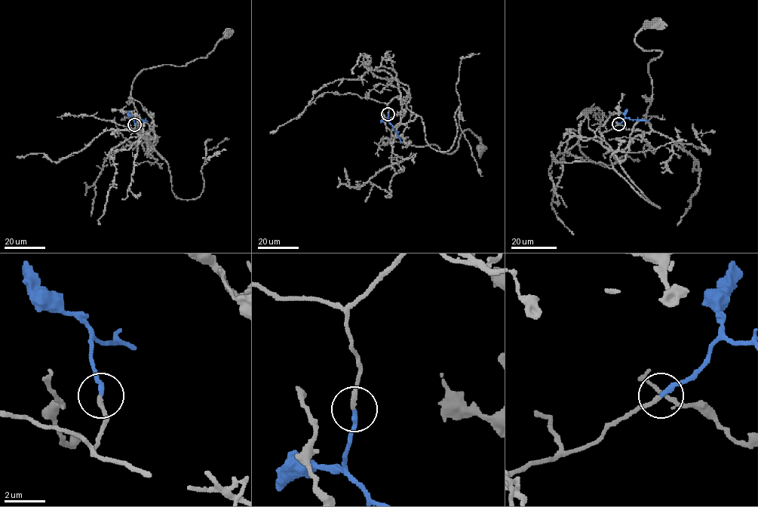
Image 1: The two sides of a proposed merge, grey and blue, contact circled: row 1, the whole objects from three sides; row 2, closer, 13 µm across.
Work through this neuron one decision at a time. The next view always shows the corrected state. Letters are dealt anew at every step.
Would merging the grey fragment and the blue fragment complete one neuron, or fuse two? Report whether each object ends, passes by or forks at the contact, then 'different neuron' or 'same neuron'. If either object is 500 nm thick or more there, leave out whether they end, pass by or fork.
grey ends | blue ends | same neuron

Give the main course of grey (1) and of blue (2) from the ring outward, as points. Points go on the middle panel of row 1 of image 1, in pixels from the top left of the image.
1: (388, 114), (388, 104), (401, 98), (400, 121), (384, 145), (434, 144), (451, 153), (469, 129), (481, 149)
2: (388, 114), (388, 121), (400, 142)

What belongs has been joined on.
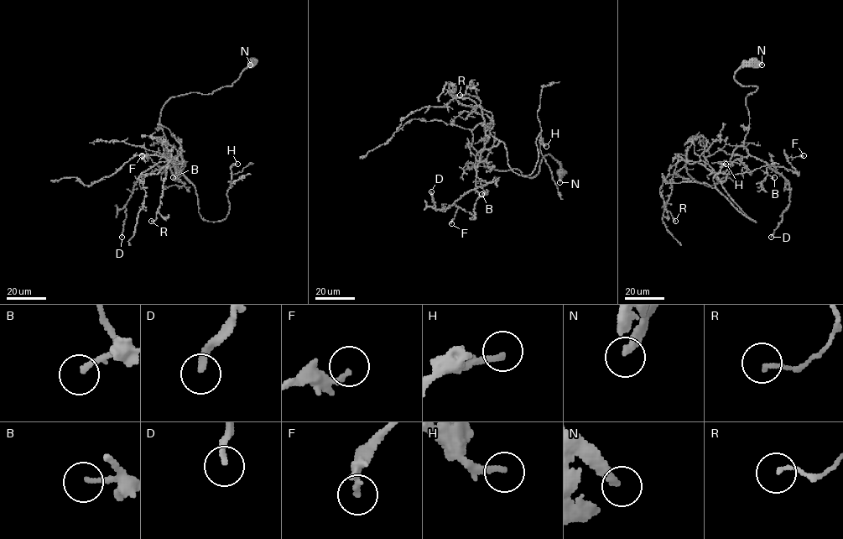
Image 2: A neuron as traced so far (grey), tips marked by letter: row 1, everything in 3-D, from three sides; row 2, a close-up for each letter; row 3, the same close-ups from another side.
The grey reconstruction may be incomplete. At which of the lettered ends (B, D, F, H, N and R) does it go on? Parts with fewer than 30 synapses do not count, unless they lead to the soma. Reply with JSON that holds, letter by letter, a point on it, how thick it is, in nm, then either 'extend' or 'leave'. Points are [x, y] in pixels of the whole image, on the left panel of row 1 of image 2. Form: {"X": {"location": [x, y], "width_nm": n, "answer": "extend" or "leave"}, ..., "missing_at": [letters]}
{"B": {"location": [173, 177], "width_nm": 170, "answer": "leave"}, "D": {"location": [122, 237], "width_nm": 200, "answer": "extend"}, "F": {"location": [142, 155], "width_nm": 130, "answer": "leave"}, "H": {"location": [237, 164], "width_nm": 240, "answer": "extend"}, "N": {"location": [250, 65], "width_nm": 280, "answer": "leave"}, "R": {"location": [151, 221], "width_nm": 130, "answer": "leave"}, "missing_at": ["D", "H"]}

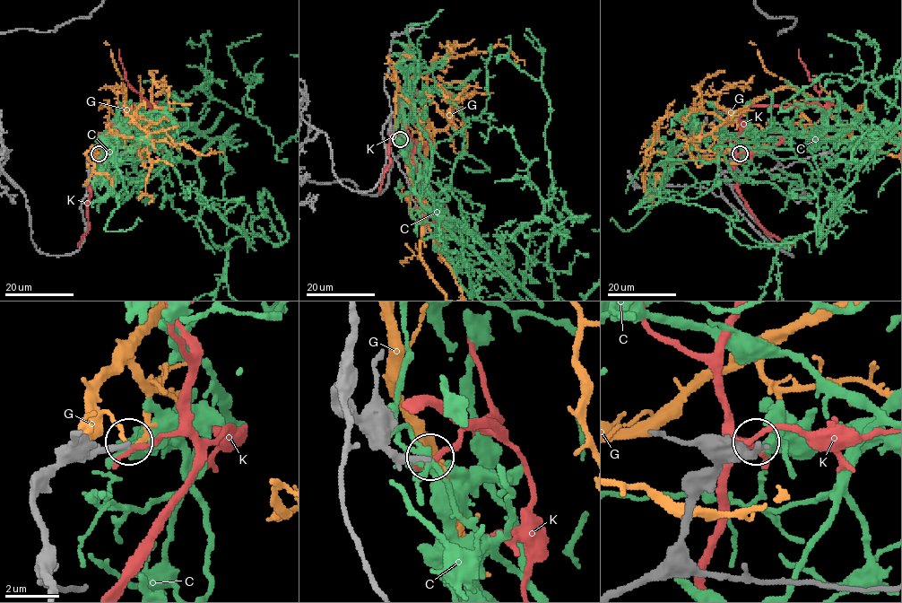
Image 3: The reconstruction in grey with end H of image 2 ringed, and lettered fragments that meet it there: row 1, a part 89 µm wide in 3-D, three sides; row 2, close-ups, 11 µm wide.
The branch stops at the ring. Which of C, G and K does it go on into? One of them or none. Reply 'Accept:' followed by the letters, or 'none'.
Accept: none

